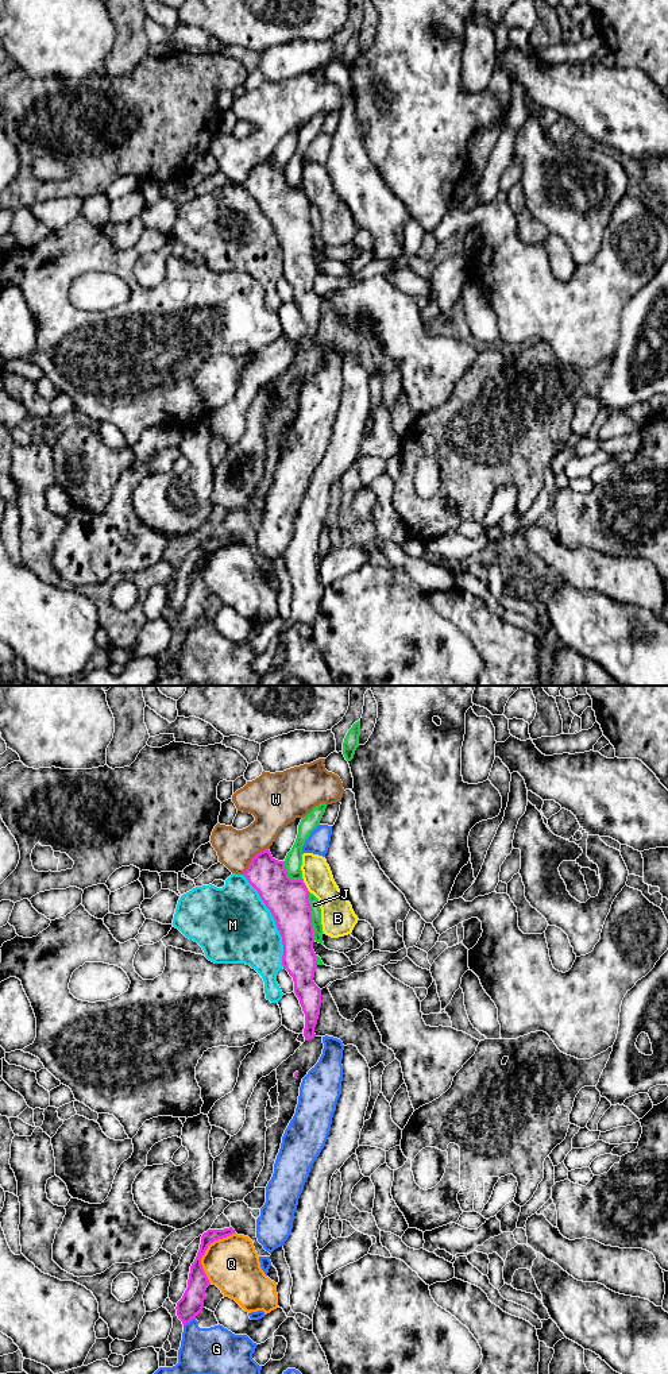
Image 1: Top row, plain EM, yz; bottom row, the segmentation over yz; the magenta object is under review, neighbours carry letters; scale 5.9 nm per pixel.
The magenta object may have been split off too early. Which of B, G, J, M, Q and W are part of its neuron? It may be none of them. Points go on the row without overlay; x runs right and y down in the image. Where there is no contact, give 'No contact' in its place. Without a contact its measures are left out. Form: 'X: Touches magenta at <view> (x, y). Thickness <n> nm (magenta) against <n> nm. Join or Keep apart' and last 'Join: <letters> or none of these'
B: Touches magenta at yz (305, 196). Thickness 260 nm (magenta) against 190 nm. Keep apart
G: Touches magenta at yz (189, 629). Thickness 140 nm (magenta) against 300 nm. Keep apart
J: Touches magenta at yz (311, 226). Thickness 260 nm (magenta) against 60 nm. Keep apart
M: Touches magenta at yz (274, 228). Thickness 260 nm (magenta) against 440 nm. Keep apart
Q: Touches magenta at yz (205, 559). Thickness 120 nm (magenta) against 320 nm. Keep apart
W: Touches magenta at yz (253, 168). Thickness 220 nm (magenta) against 220 nm. Keep apart
Join: none of these

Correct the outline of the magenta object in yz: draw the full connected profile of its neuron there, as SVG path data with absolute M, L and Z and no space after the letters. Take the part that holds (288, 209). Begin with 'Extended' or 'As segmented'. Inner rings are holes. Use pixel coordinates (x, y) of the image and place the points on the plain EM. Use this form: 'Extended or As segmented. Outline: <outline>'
As segmented. Outline: M269 158L252 167L244 186L270 219L282 246L282 274L293 286L294 302L305 323L304 346L309 350L316 346L321 316L321 298L313 290L317 269L309 200L302 189L287 185L285 170L275 169Z

